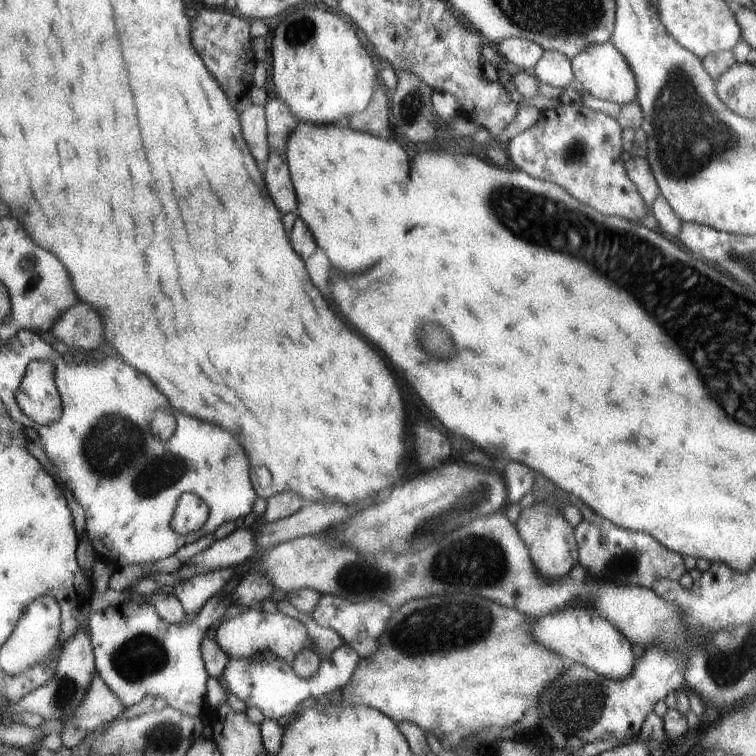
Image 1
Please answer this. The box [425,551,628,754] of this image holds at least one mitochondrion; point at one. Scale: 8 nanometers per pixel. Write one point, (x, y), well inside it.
(578, 704)

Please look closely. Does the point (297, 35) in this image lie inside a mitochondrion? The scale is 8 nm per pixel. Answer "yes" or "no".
yes

